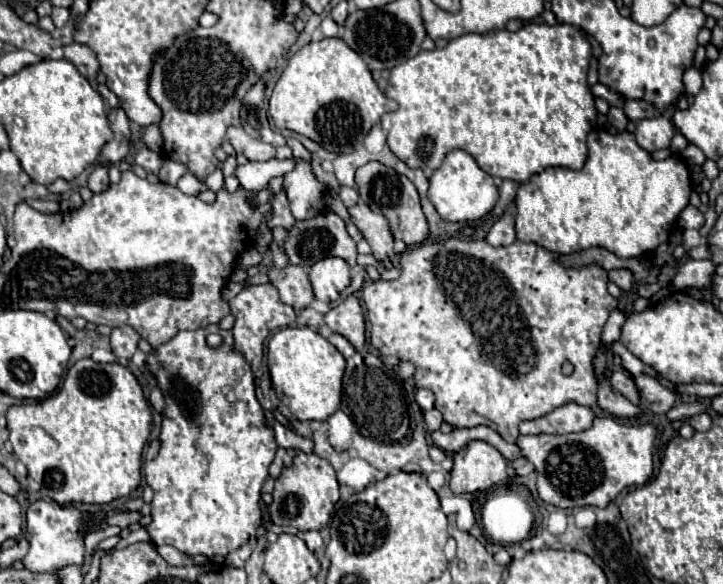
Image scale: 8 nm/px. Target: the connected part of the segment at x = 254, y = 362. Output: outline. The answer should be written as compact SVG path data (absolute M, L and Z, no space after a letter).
M247 286L241 294L237 294L233 300L229 300L231 314L237 318L233 326L235 336L235 350L243 352L247 362L251 364L255 376L261 376L261 358L263 358L263 342L269 336L269 332L287 328L295 322L295 310L291 306L285 306L279 300L279 294L273 286Z

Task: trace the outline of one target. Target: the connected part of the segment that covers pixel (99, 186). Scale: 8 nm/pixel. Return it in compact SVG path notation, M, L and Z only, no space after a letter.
M97 166L91 174L89 174L89 182L87 182L89 190L93 194L97 192L105 192L109 188L109 178L107 178L107 168L105 166Z

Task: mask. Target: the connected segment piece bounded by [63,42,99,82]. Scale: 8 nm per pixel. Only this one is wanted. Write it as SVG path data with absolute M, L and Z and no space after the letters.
M69 44L63 48L65 50L65 58L79 70L81 76L85 76L89 82L95 82L97 80L97 74L99 74L99 62L93 54L93 50L89 46L83 46L83 44Z

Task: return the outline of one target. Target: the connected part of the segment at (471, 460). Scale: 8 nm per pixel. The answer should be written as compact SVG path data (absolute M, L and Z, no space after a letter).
M473 440L461 452L453 454L449 488L455 494L487 490L507 480L507 460L487 442Z

